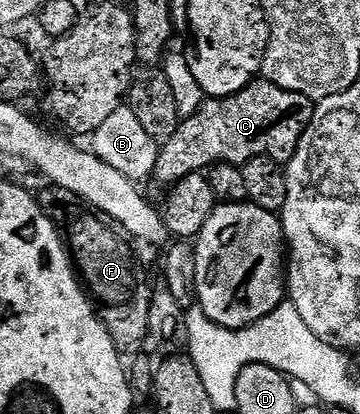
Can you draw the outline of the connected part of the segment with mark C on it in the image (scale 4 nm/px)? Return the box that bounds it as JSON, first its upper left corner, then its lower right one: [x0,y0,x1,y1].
[152,79,315,187]

